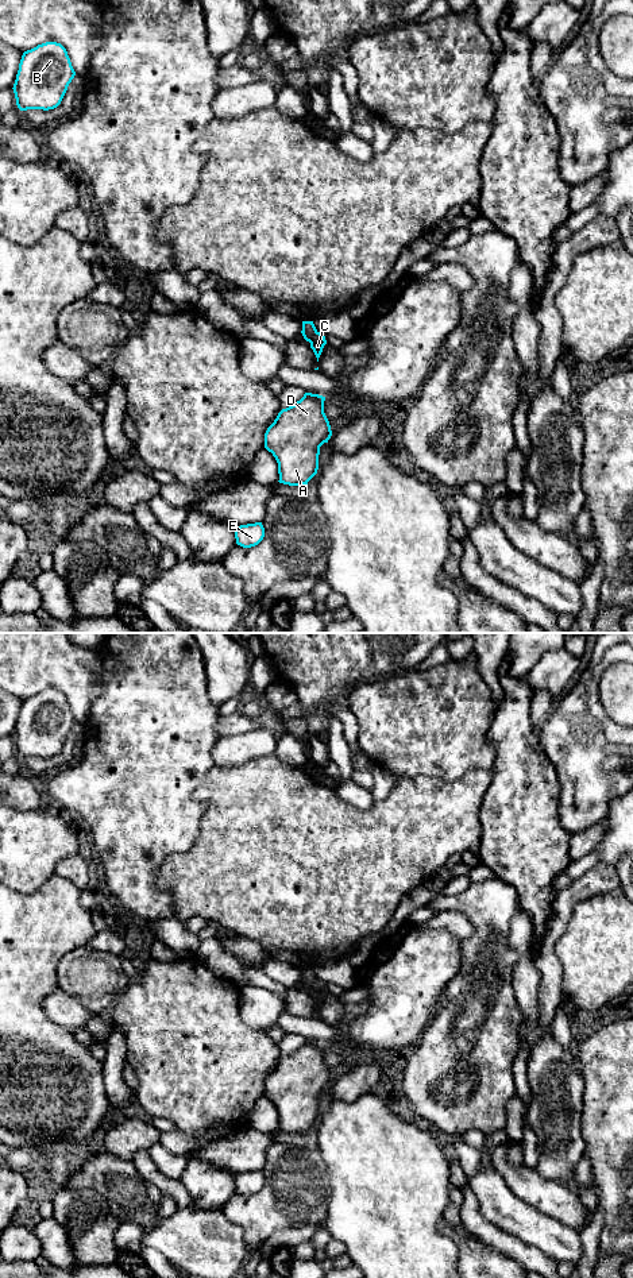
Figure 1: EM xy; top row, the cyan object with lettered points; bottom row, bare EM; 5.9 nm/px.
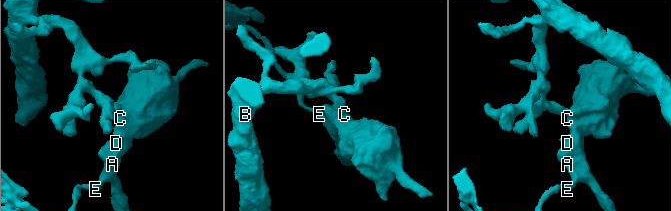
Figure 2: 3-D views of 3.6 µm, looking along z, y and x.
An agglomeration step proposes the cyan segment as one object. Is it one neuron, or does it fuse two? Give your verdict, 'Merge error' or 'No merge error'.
Merge error

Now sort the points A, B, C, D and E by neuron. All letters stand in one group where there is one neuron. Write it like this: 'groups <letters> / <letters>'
groups A C D E / B

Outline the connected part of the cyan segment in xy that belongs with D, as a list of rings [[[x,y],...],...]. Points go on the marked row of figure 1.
[[[305,393],[267,428],[265,448],[278,463],[279,483],[308,484],[317,474],[320,447],[332,436],[324,401],[323,395]]]

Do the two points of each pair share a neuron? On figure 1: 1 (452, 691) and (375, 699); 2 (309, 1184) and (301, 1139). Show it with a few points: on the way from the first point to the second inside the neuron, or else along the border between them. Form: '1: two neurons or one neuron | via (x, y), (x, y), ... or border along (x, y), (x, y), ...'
1: one neuron | via (433, 699), (394, 699)
2: two neurons | border along (276, 1139), (307, 1146)

